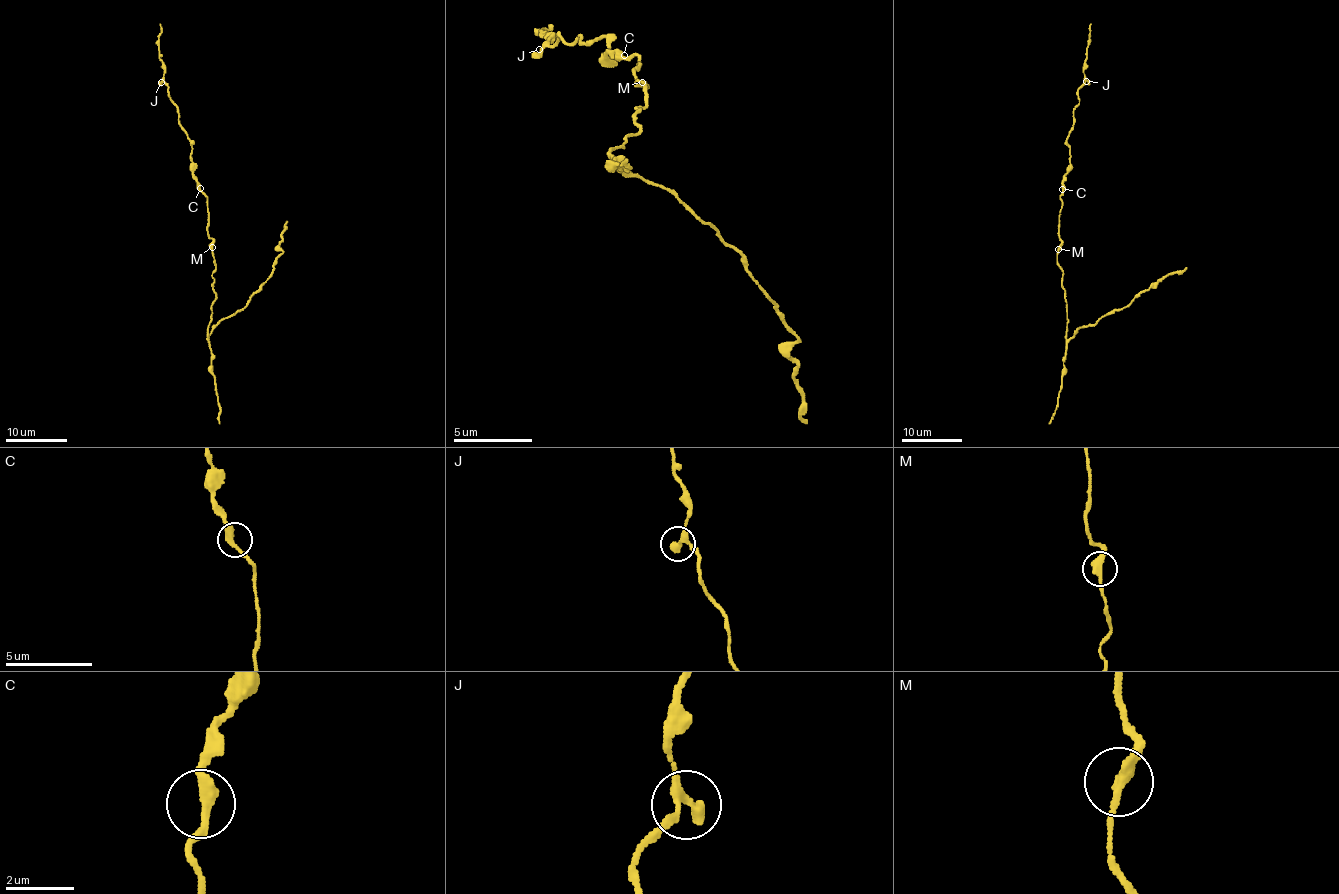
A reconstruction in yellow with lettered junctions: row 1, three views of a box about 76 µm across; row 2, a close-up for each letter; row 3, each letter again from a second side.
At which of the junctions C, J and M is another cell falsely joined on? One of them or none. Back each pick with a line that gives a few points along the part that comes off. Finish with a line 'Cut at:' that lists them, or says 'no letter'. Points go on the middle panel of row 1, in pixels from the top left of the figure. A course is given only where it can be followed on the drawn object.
Cut at: no letter

